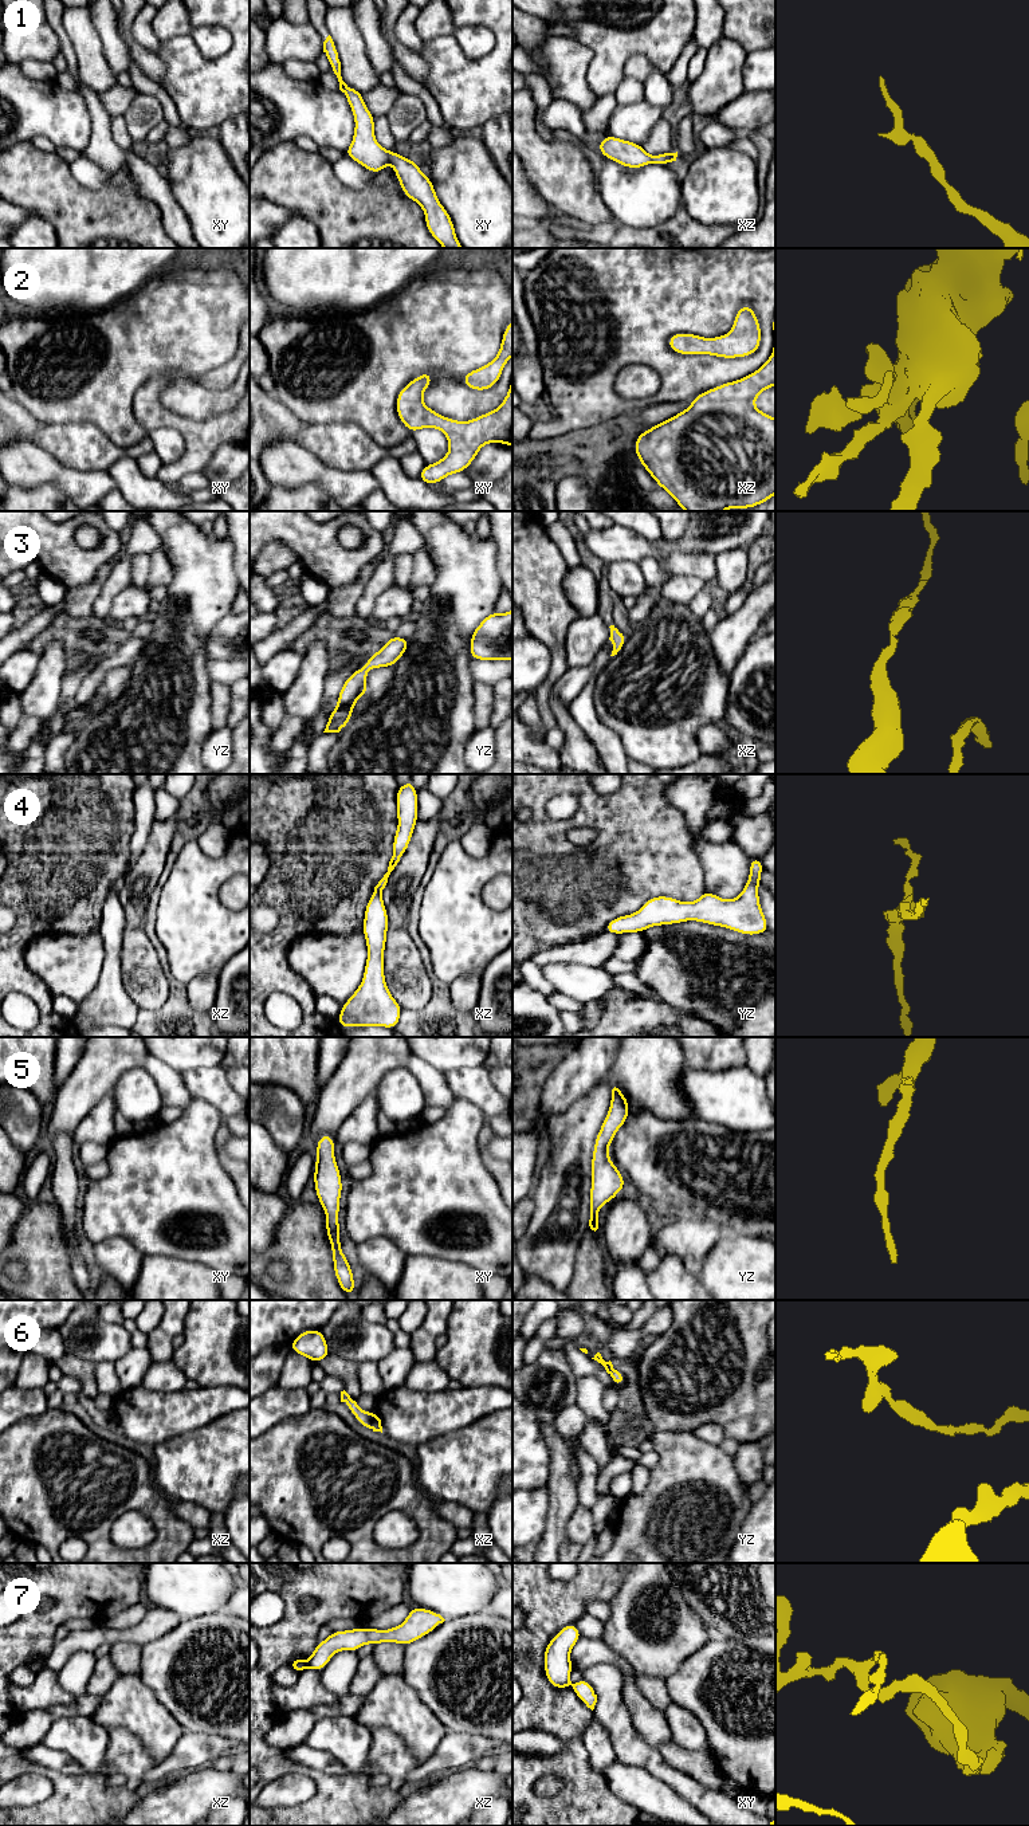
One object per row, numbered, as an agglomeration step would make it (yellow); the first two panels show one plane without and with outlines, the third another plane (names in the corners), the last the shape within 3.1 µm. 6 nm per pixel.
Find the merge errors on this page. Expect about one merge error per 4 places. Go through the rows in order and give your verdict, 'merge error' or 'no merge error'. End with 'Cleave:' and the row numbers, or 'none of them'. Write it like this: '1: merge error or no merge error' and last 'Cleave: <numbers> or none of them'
1: no merge error
2: no merge error
3: no merge error
4: no merge error
5: no merge error
6: no merge error
7: merge error
Cleave: 7

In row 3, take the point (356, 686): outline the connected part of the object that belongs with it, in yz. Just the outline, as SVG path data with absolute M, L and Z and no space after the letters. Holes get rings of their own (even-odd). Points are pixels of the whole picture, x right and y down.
M394 635L380 651L366 660L364 667L346 679L339 691L337 707L329 715L323 733L339 733L351 720L351 711L358 698L368 694L368 671L381 667L394 667L408 649L409 641Z

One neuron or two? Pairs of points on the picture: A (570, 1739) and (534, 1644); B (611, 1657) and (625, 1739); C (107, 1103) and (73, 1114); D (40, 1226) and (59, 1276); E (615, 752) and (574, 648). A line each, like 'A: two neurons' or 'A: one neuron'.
A: one neuron
B: two neurons
C: two neurons
D: one neuron
E: two neurons

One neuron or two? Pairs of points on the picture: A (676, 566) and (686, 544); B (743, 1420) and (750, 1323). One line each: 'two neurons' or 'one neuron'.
A: two neurons
B: one neuron

